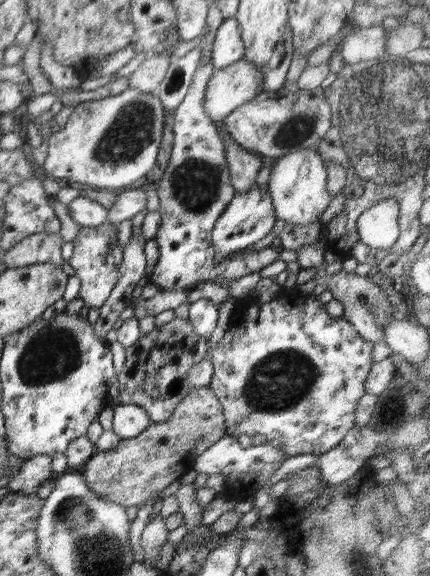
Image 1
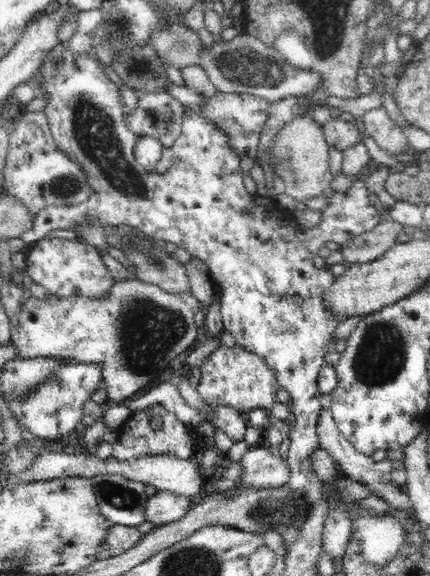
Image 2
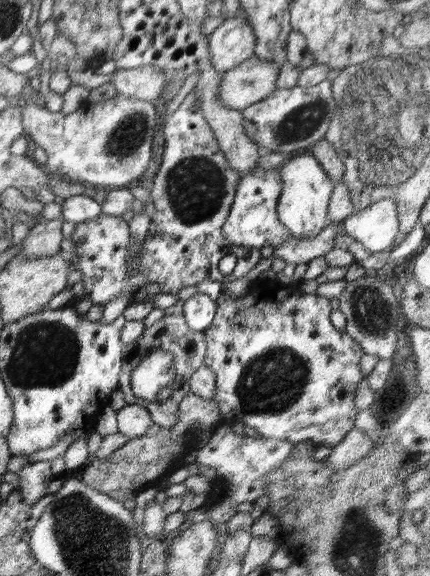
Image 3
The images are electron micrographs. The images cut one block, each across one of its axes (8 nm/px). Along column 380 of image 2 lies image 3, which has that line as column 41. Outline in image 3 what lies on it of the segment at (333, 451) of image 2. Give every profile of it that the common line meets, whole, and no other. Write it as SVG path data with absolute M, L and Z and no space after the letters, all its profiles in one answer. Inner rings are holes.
M32 461L17 472L20 483L16 489L20 491L22 500L26 504L34 504L44 498L48 484L57 476L52 472L51 461Z

